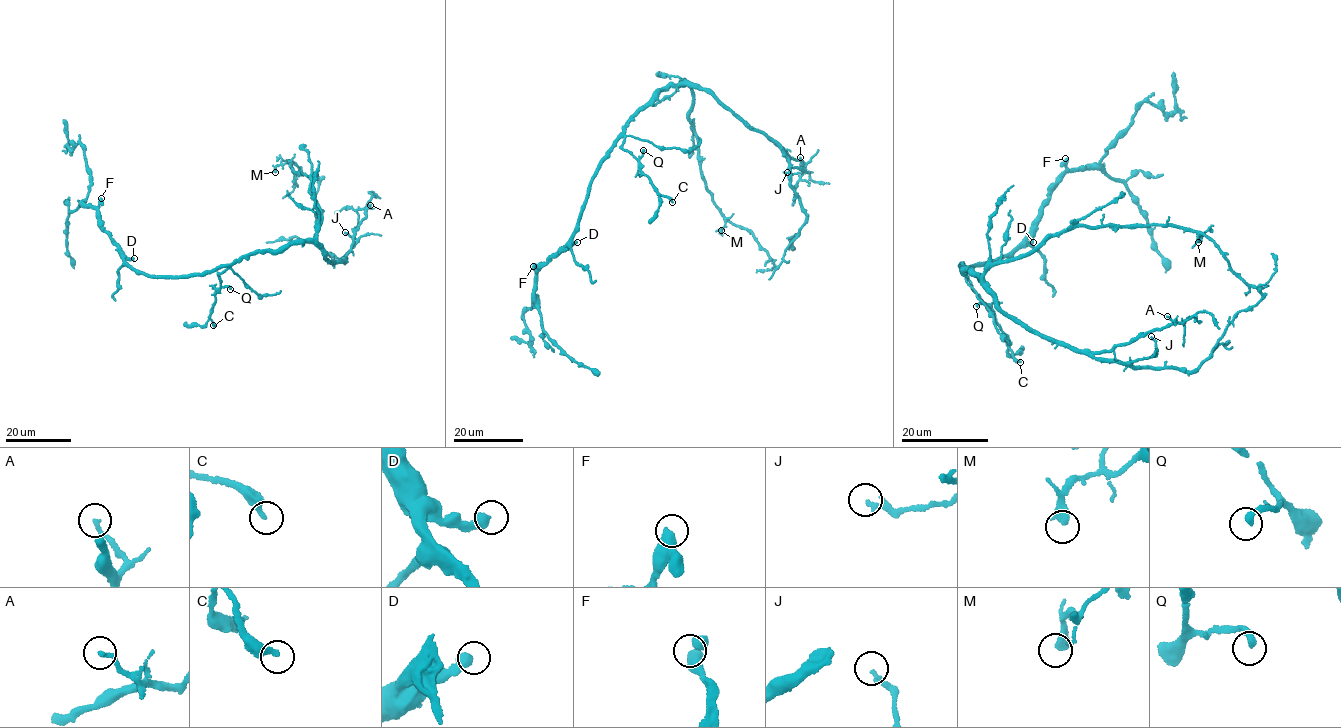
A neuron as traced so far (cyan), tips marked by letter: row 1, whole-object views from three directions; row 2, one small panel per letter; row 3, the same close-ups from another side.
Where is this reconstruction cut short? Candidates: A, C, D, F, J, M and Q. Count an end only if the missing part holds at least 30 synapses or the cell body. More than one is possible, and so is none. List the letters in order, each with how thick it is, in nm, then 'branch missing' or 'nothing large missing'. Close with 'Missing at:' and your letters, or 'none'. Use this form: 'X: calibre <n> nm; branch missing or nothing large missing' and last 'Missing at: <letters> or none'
A: calibre 180 nm; nothing large missing
C: calibre 320 nm; nothing large missing
D: calibre 440 nm; nothing large missing
F: calibre 550 nm; nothing large missing
J: calibre 190 nm; nothing large missing
M: calibre 420 nm; nothing large missing
Q: calibre 300 nm; branch missing
Missing at: Q

